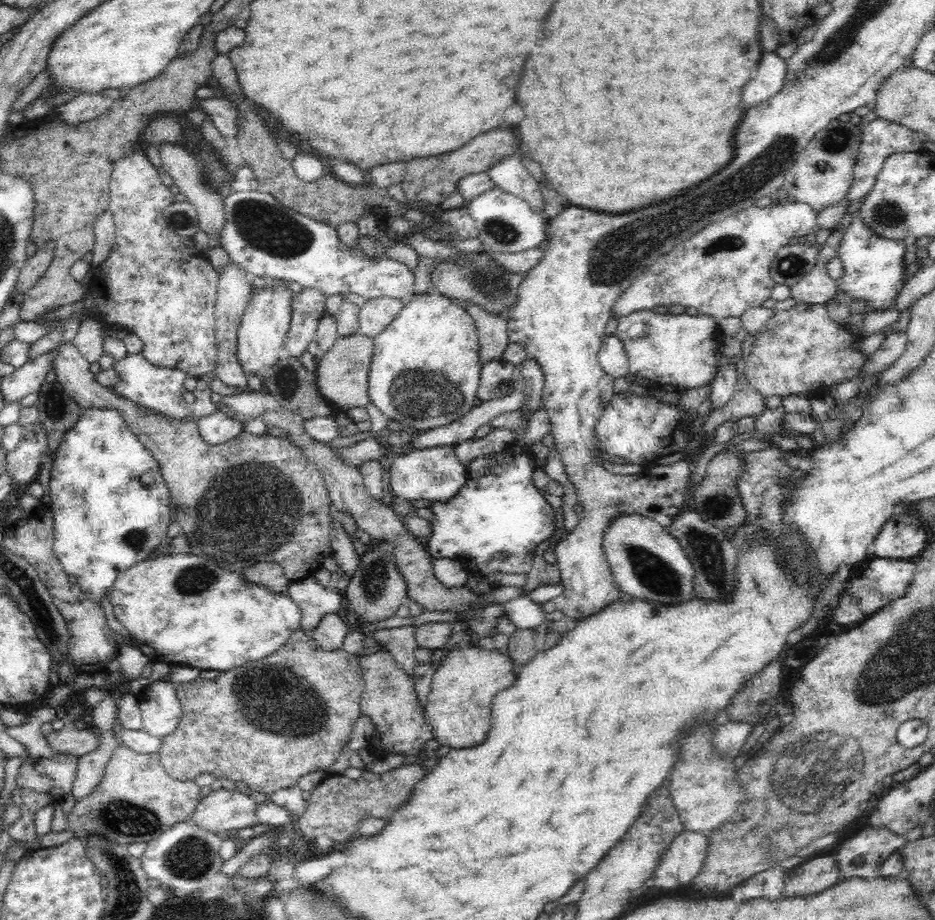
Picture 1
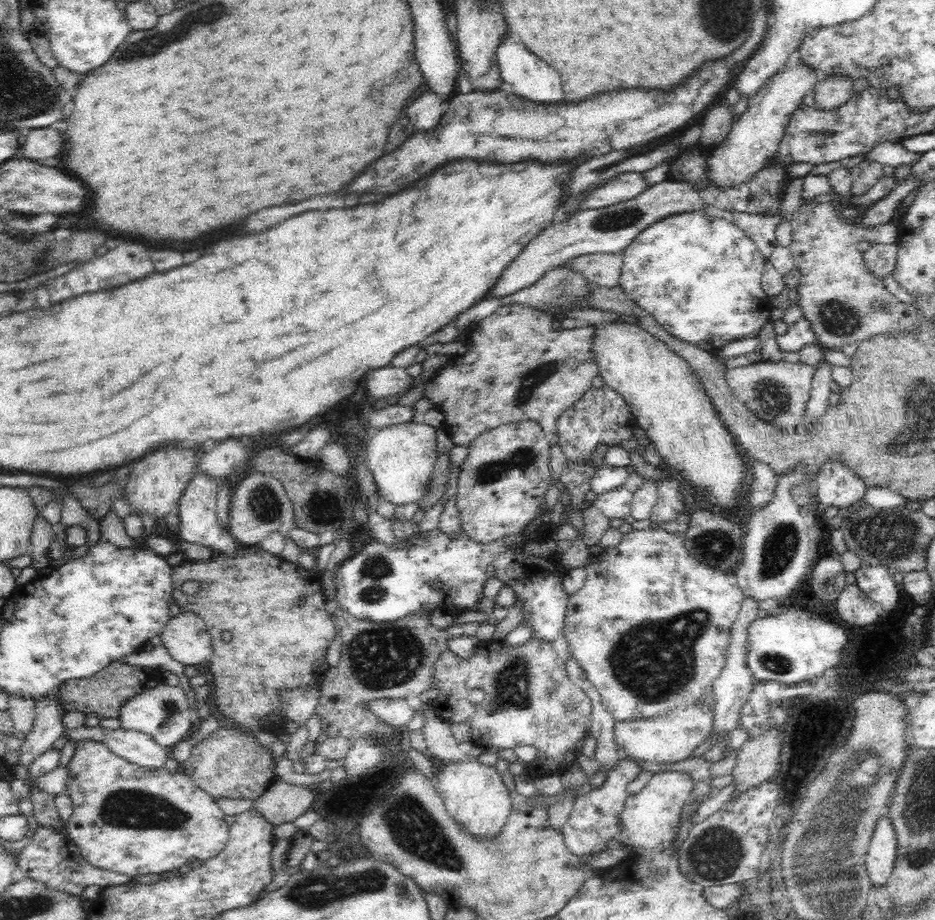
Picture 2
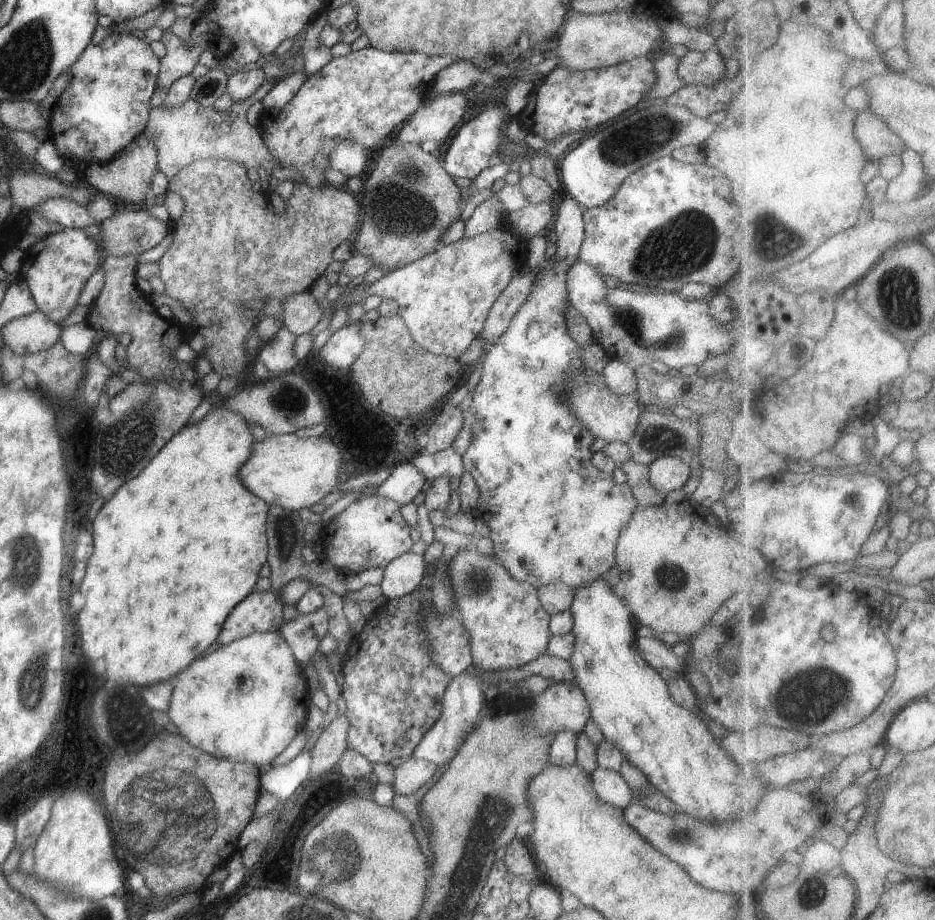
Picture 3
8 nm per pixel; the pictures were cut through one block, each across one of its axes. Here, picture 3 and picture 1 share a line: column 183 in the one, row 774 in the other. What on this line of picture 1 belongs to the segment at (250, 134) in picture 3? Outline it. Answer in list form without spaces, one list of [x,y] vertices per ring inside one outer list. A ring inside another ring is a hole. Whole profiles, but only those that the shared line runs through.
[[[121,744],[106,764],[100,784],[89,795],[77,800],[65,816],[65,830],[72,830],[73,836],[84,842],[90,834],[97,834],[118,844],[147,843],[177,822],[188,821],[202,800],[200,789],[194,780],[182,782],[170,777],[162,766],[158,753],[139,754]]]

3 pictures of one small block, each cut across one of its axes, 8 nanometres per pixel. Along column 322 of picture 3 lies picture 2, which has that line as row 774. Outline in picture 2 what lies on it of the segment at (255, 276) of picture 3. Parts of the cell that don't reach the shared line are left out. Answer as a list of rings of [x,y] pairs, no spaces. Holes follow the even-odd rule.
[[[241,726],[219,727],[209,737],[206,737],[194,746],[191,756],[186,762],[180,764],[180,769],[187,774],[192,782],[204,792],[207,792],[212,798],[239,798],[240,800],[256,800],[276,778],[272,764],[272,747],[264,748],[256,743],[254,732],[243,730]]]

